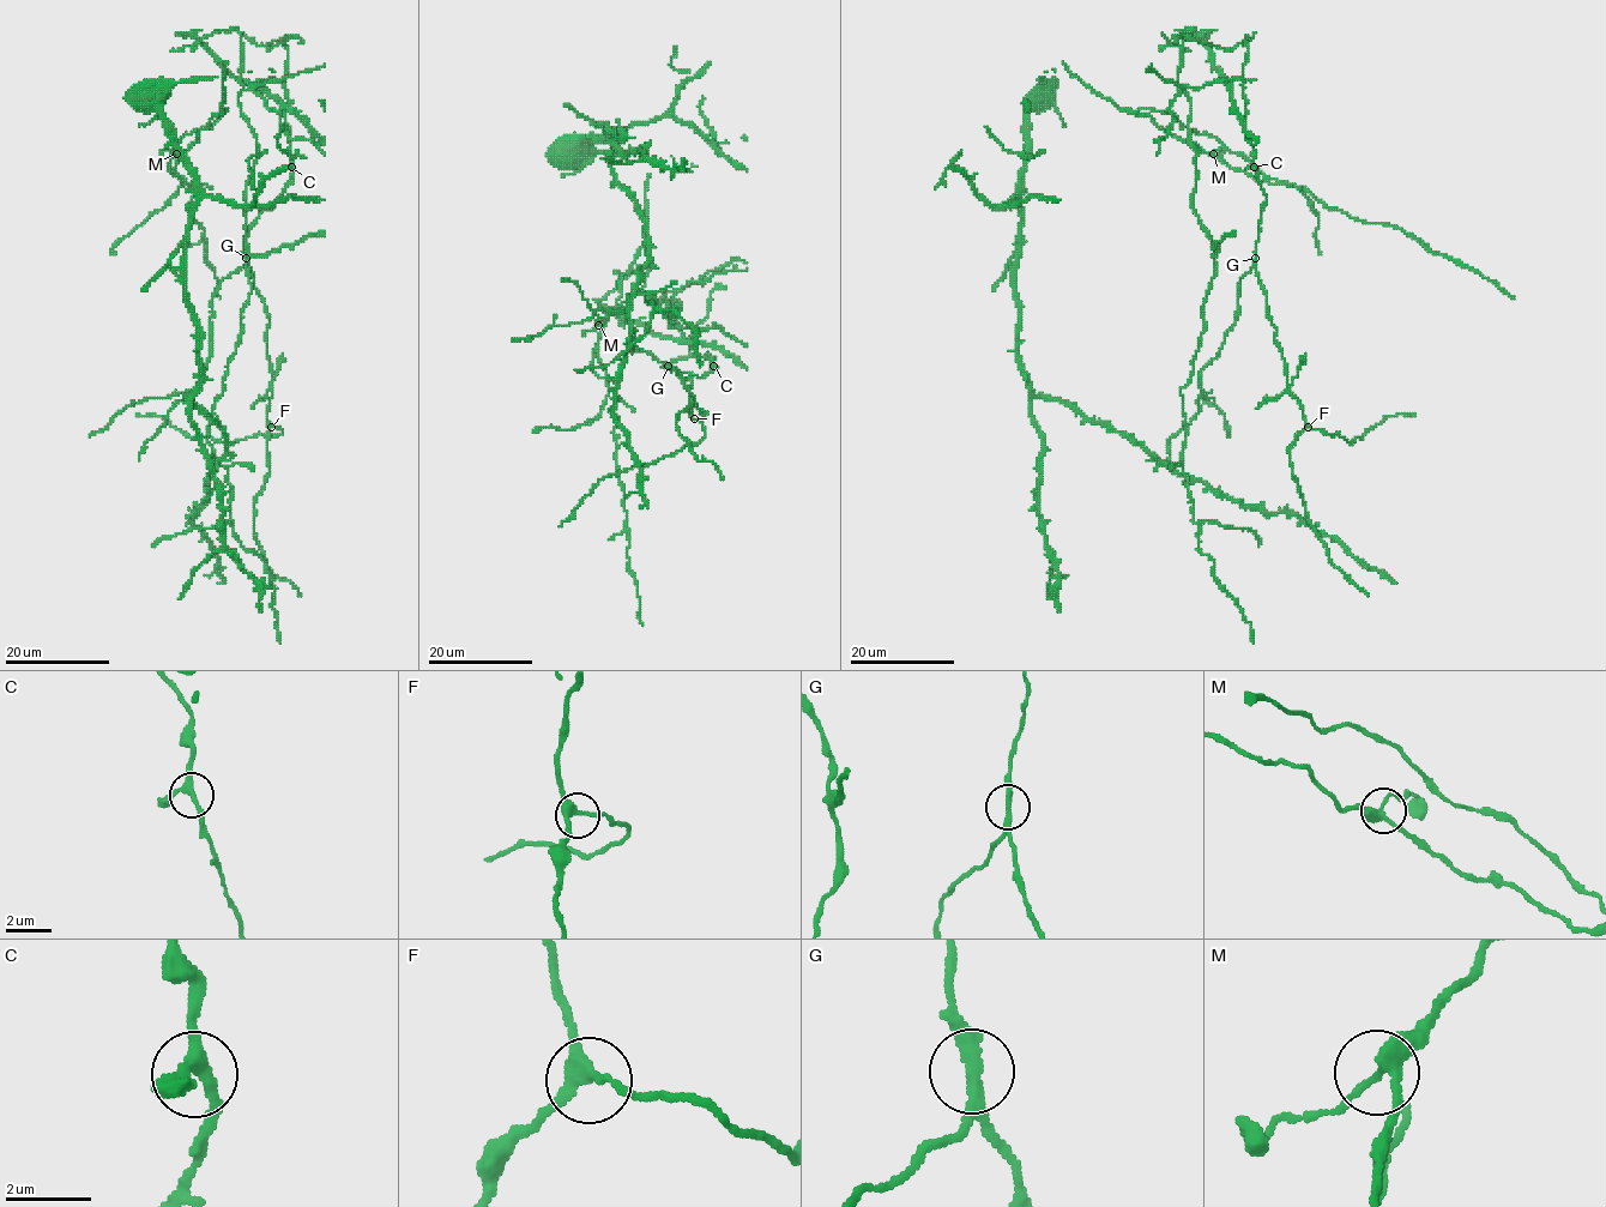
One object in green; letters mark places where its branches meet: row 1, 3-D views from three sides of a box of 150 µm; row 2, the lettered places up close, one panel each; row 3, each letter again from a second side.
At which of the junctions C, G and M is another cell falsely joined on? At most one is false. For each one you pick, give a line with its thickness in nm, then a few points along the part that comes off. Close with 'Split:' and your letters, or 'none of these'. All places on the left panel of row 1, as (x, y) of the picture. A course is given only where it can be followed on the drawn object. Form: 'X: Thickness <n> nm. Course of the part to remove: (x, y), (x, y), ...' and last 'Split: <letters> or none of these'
G: Thickness 240 nm. Course of the part to remove: (246, 258), (270, 320), (269, 475), (254, 501), (254, 538), (265, 563), (277, 577), (288, 580), (300, 596)
Split: G

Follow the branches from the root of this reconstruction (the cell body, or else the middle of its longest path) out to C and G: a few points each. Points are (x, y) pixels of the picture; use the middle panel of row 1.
C: (669, 326), (668, 302), (680, 302), (662, 299), (674, 291), (670, 313), (682, 343), (705, 343), (713, 366)
G: (669, 326), (680, 302), (662, 299), (674, 291), (682, 343), (705, 343), (716, 368), (668, 367)

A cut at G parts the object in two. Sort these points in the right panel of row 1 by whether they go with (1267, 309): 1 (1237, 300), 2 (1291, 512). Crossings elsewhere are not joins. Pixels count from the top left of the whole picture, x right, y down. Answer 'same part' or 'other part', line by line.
1: other part
2: other part

